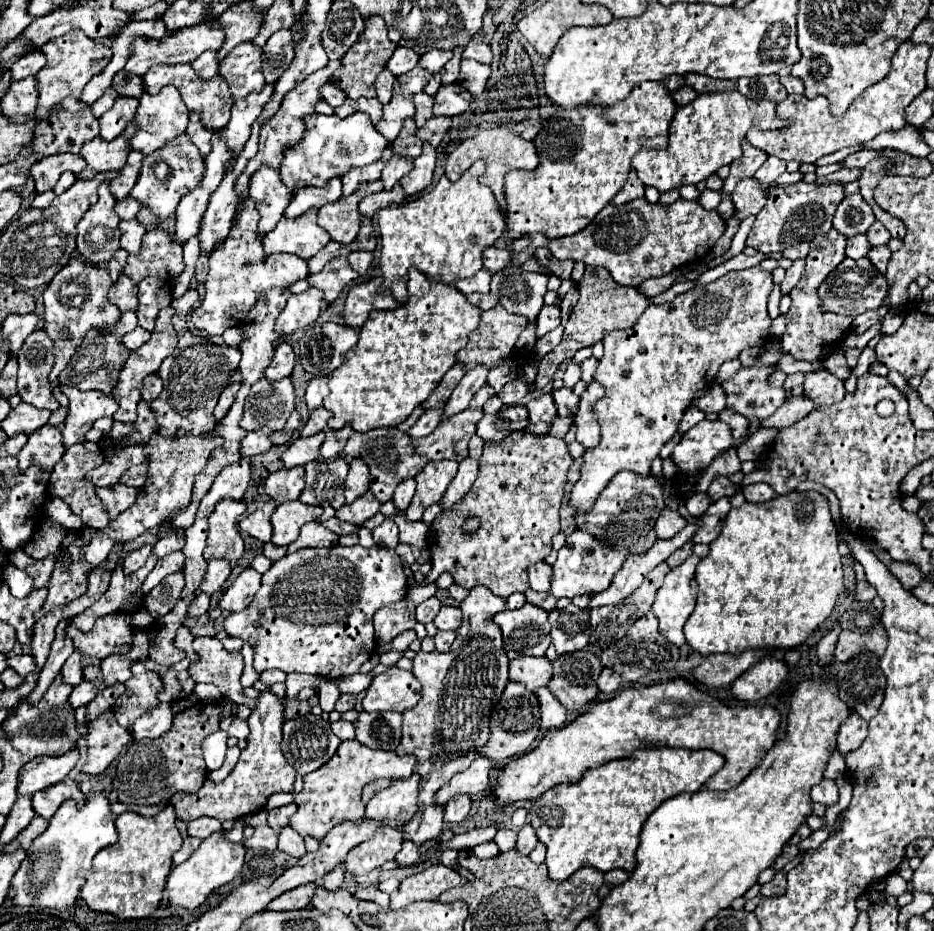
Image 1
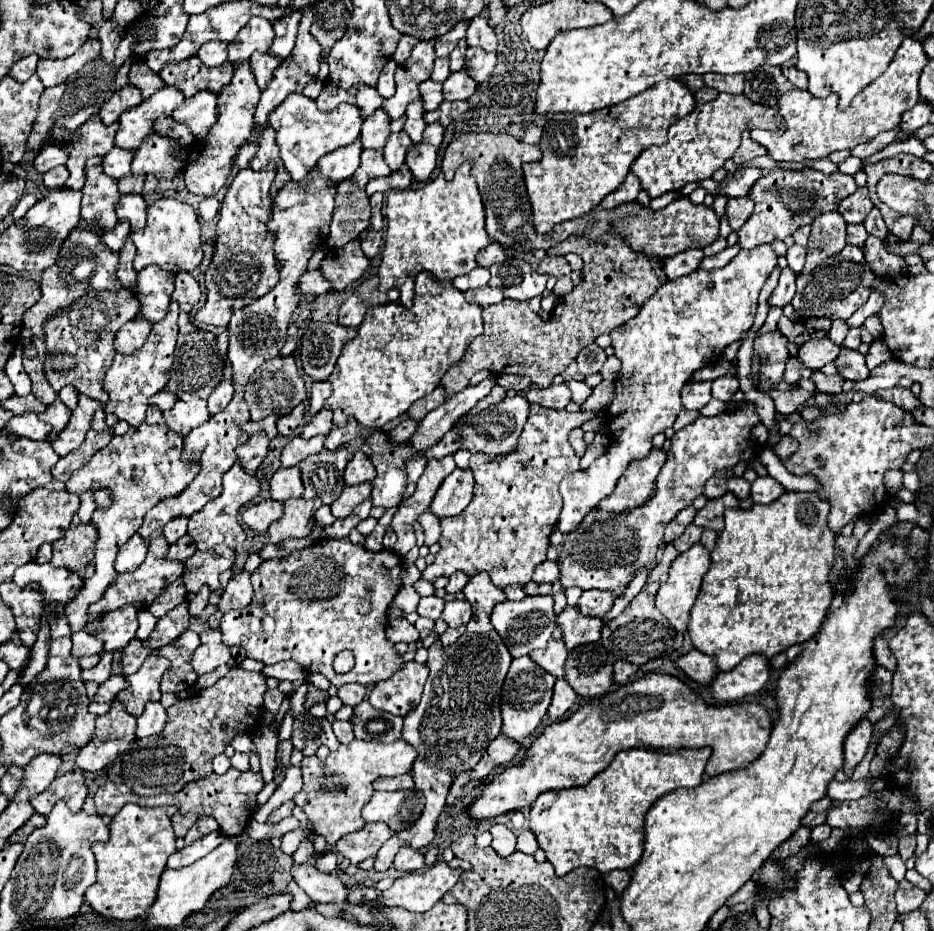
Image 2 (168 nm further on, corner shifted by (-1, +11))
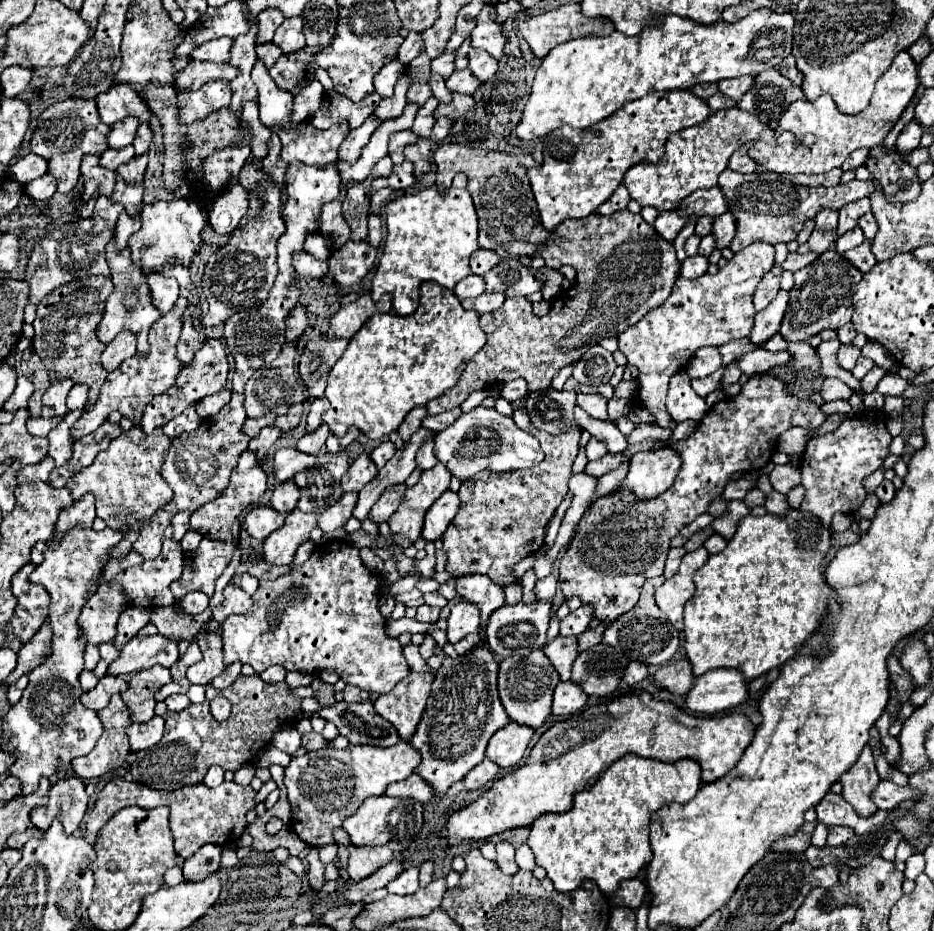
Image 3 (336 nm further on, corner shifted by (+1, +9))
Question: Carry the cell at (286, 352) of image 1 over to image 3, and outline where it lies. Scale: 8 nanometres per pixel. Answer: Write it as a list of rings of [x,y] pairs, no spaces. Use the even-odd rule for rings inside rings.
[[[296,305],[294,311],[286,317],[286,341],[296,341],[304,333],[306,327],[308,327],[306,307]]]

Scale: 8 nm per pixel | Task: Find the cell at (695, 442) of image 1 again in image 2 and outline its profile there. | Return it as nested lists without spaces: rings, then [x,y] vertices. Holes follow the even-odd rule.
[[[746,405],[738,413],[720,413],[714,417],[698,417],[694,423],[684,427],[682,431],[676,431],[672,437],[672,447],[668,451],[668,459],[658,475],[656,481],[656,495],[642,507],[630,511],[630,513],[598,513],[602,517],[586,515],[576,527],[576,531],[570,531],[562,543],[560,551],[560,585],[564,589],[568,587],[580,587],[580,589],[608,589],[614,595],[622,595],[632,577],[638,569],[648,567],[652,569],[656,565],[656,549],[664,535],[664,525],[672,521],[678,511],[692,505],[692,501],[702,495],[704,483],[718,471],[718,469],[732,469],[736,463],[748,463],[756,457],[758,443],[750,437],[750,427],[760,423],[758,413],[754,411],[754,405]]]

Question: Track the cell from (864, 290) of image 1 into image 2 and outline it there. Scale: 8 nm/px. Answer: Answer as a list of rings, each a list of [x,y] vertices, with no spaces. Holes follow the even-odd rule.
[[[846,245],[836,257],[824,259],[810,275],[798,275],[796,295],[792,305],[804,317],[828,317],[828,319],[848,319],[860,305],[868,301],[872,283],[876,275],[870,271],[862,247]]]

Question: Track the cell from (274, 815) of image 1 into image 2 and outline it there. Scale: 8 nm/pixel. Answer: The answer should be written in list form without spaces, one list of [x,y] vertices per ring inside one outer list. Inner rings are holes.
[[[290,799],[290,801],[286,801],[284,805],[280,805],[280,807],[268,817],[268,823],[280,823],[282,819],[286,819],[286,817],[292,815],[292,809],[294,809],[294,801]]]

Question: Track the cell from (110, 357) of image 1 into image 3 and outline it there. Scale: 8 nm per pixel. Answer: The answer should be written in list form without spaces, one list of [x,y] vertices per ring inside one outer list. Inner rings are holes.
[[[84,277],[70,281],[70,285],[54,289],[54,293],[40,301],[34,319],[36,335],[32,339],[32,347],[48,367],[50,381],[72,379],[74,383],[86,383],[90,387],[88,405],[96,401],[102,381],[106,381],[106,371],[100,365],[100,355],[106,347],[96,337],[96,325],[104,315],[110,291],[114,291],[110,277]]]

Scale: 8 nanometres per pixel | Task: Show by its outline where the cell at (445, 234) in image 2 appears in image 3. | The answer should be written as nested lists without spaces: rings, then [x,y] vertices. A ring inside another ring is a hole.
[[[458,173],[450,189],[442,195],[436,187],[428,187],[416,195],[404,195],[386,205],[386,243],[384,251],[372,281],[372,299],[378,301],[384,293],[392,295],[392,307],[396,315],[412,315],[420,301],[420,285],[422,281],[436,281],[446,289],[454,289],[458,281],[470,275],[468,259],[478,249],[478,217],[472,205],[472,197],[466,189],[466,175]]]

